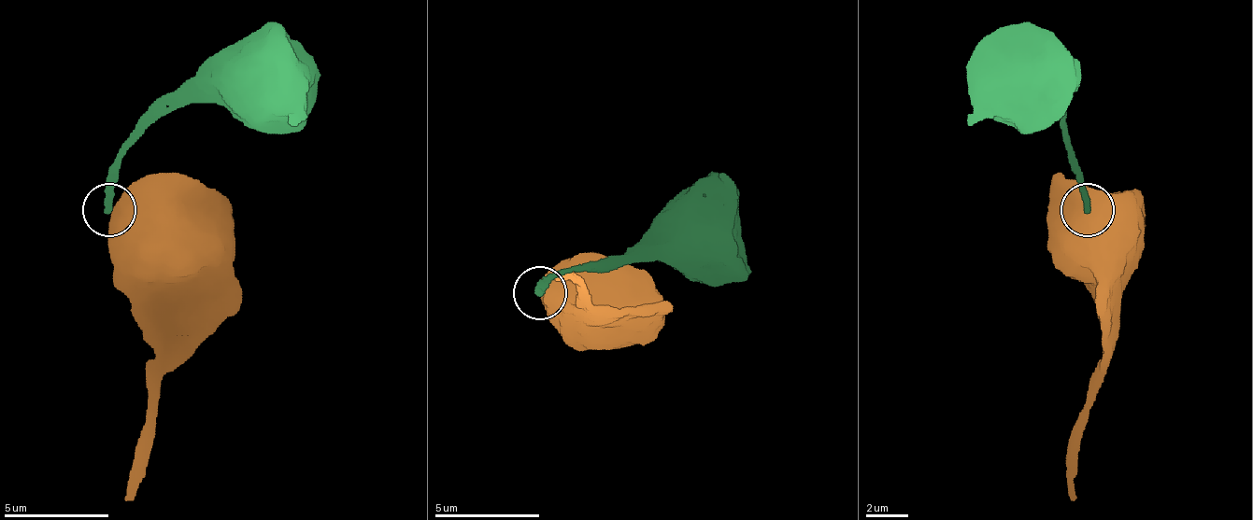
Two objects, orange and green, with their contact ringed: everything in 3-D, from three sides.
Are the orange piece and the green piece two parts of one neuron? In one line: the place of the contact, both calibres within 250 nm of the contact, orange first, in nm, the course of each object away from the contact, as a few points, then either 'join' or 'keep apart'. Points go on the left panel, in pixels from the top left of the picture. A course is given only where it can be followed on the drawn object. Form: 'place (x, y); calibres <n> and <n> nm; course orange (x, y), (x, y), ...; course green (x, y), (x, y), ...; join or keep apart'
place (109, 209); calibres 800 and 320 nm; course orange (110, 211), (148, 247), (163, 253); course green (110, 211), (121, 158), (152, 121), (195, 100), (237, 100), (269, 84); keep apart

